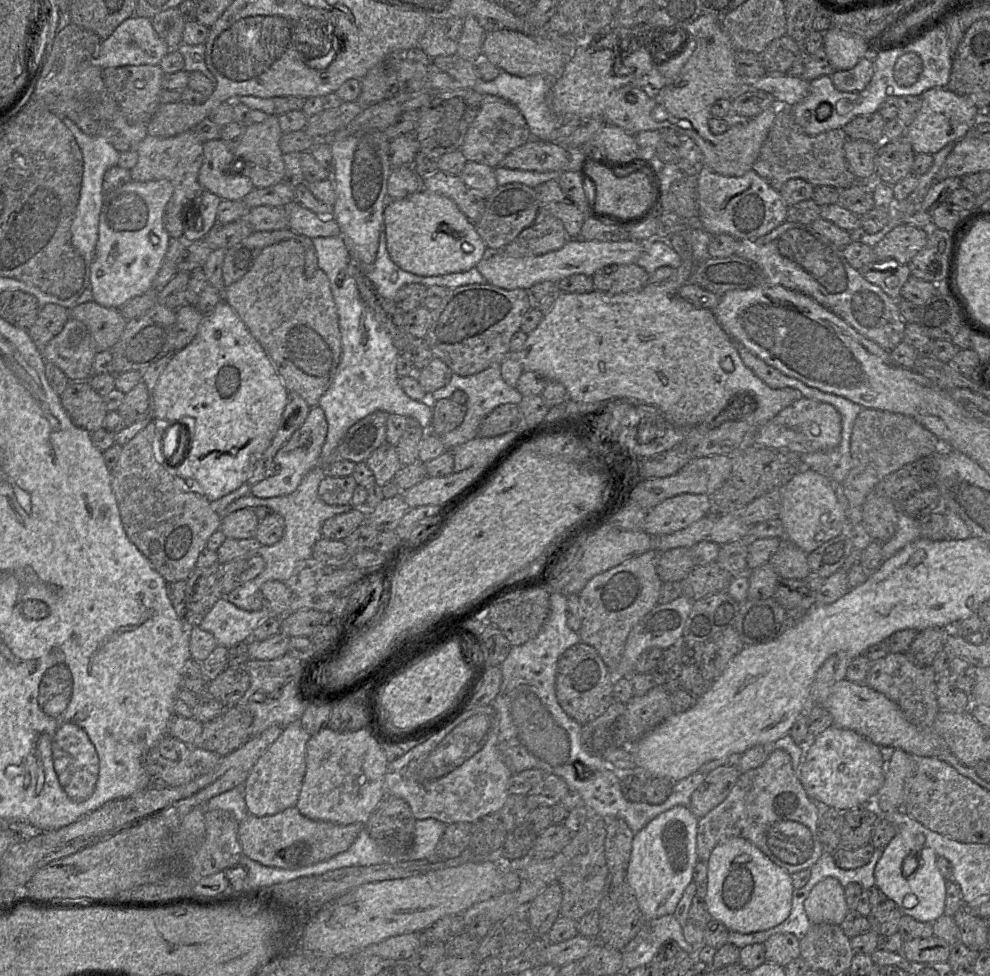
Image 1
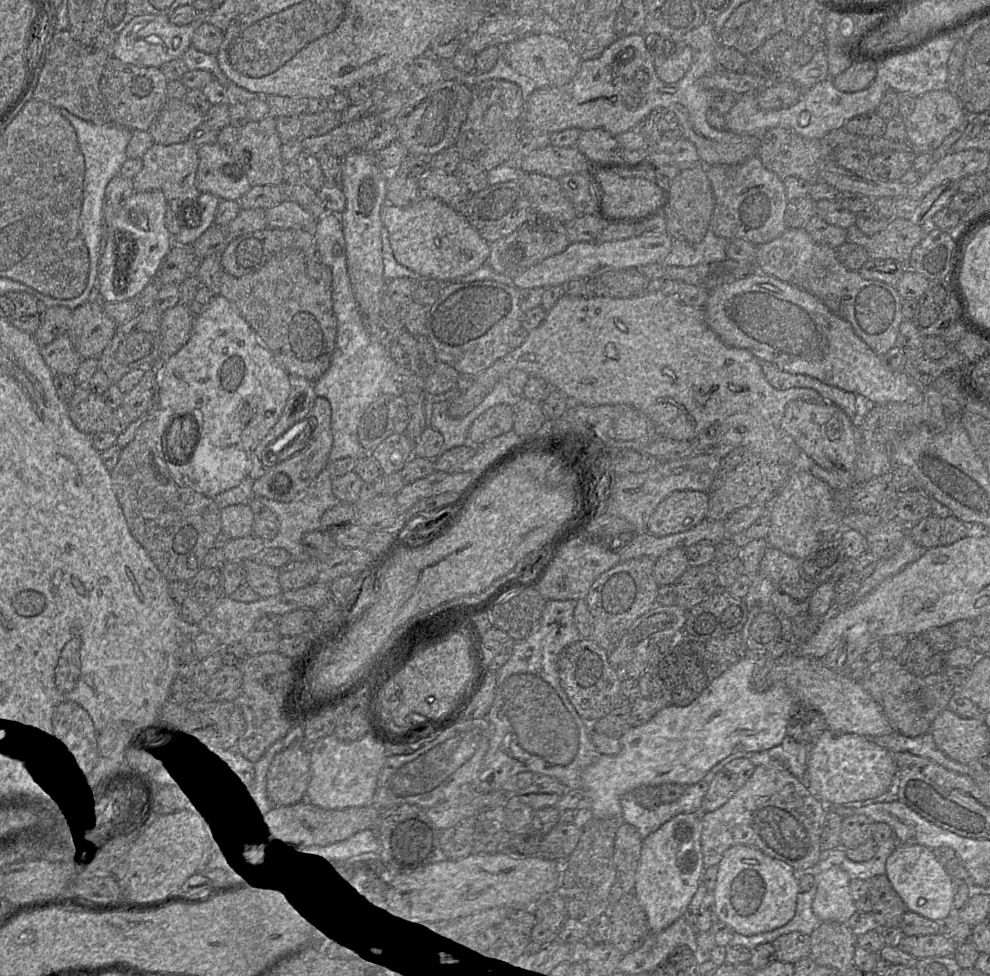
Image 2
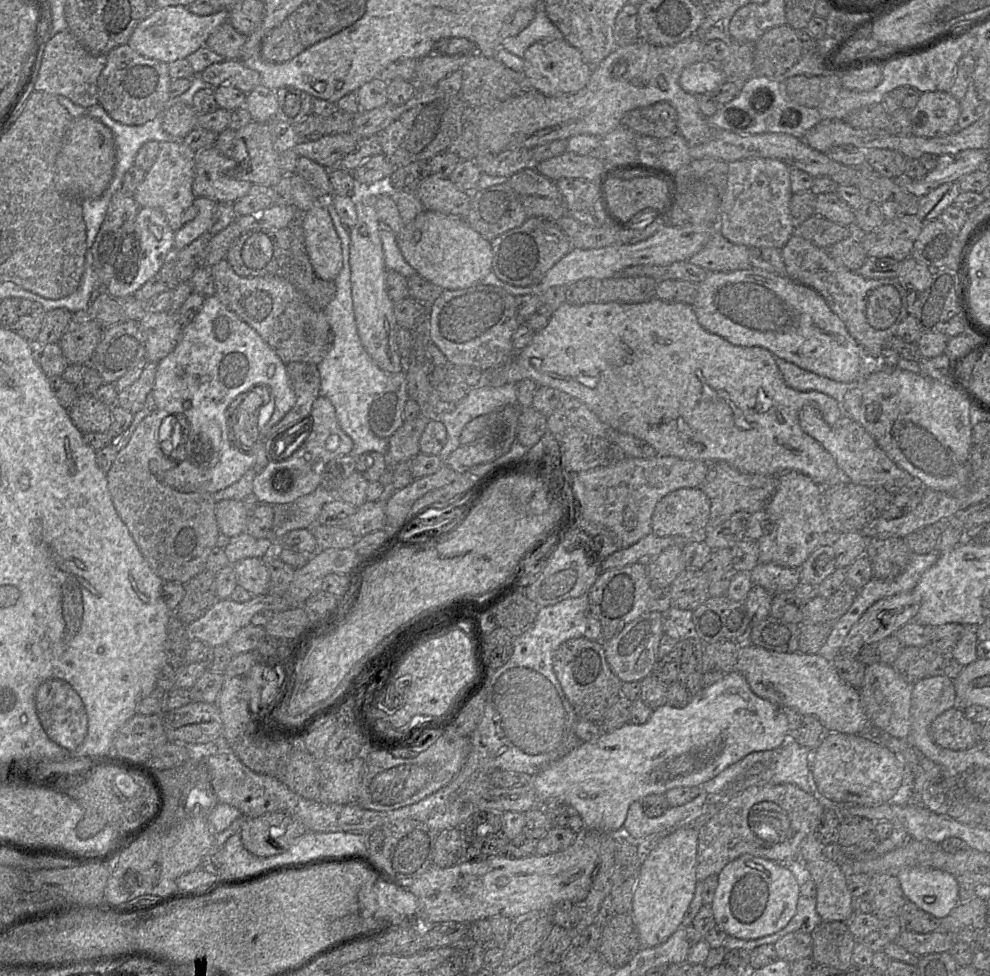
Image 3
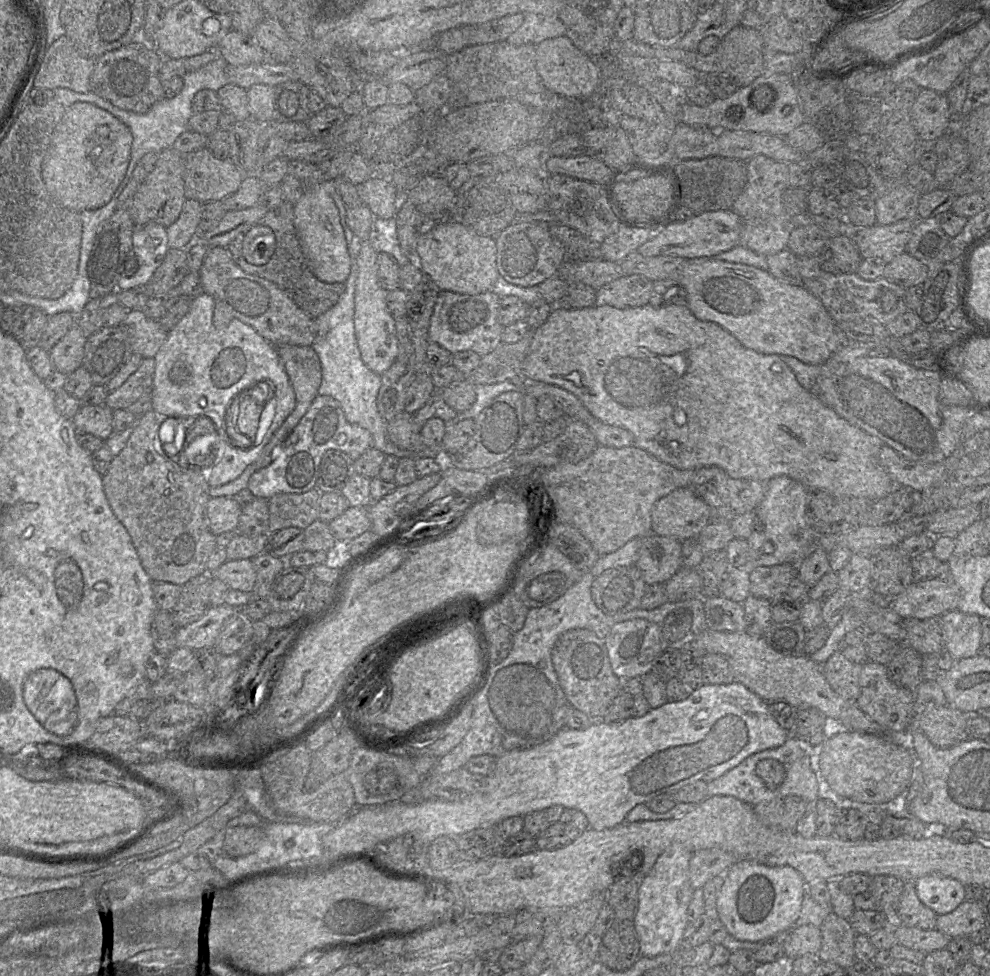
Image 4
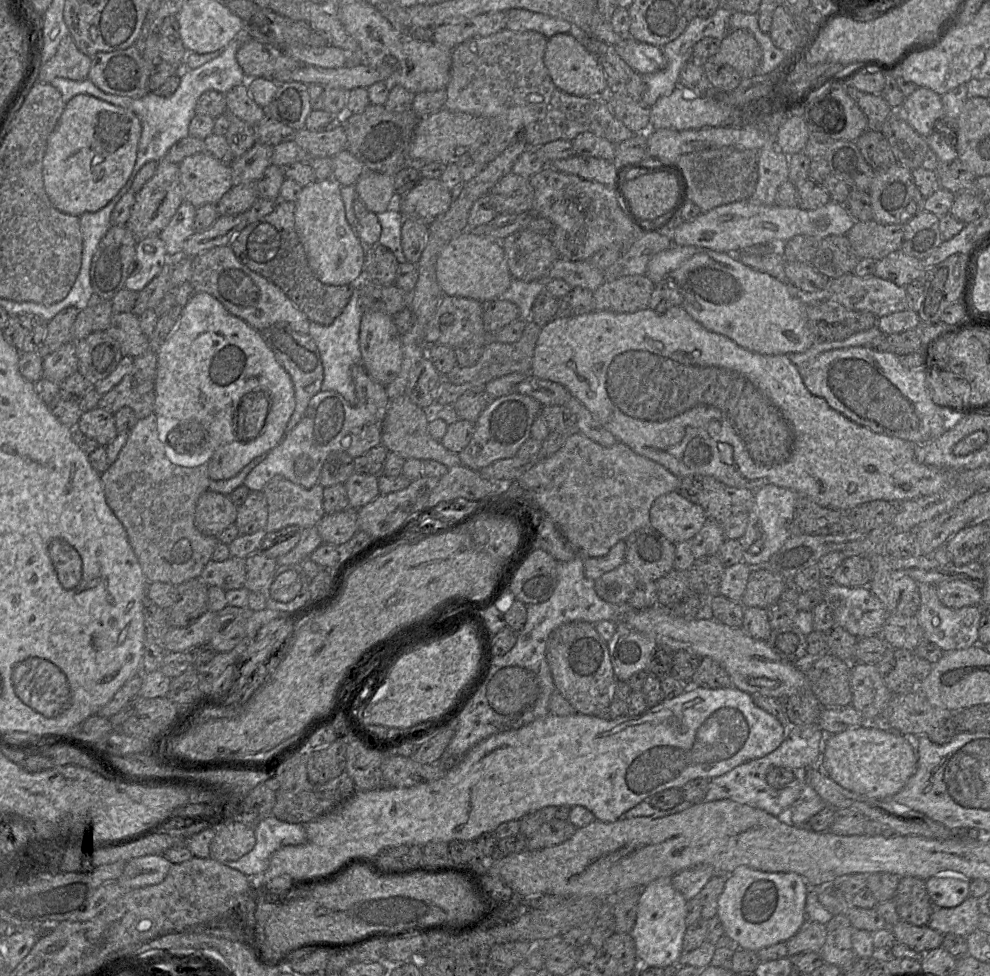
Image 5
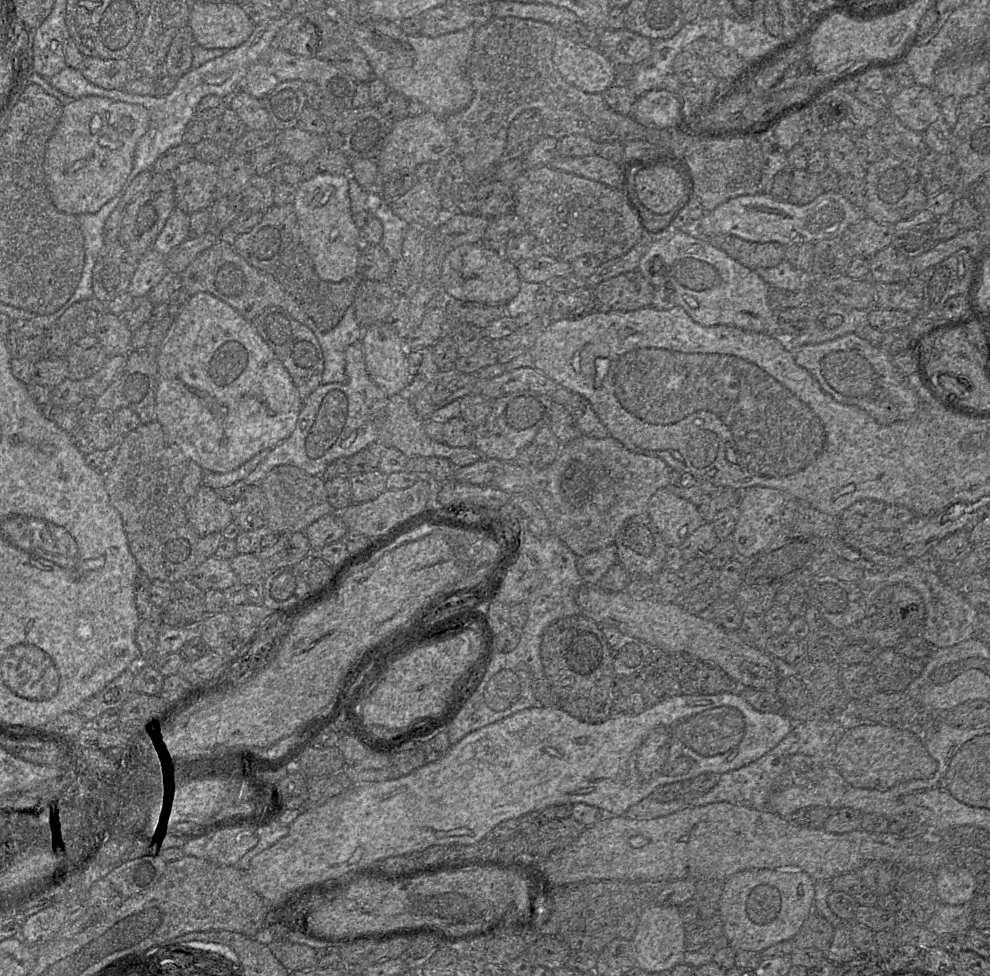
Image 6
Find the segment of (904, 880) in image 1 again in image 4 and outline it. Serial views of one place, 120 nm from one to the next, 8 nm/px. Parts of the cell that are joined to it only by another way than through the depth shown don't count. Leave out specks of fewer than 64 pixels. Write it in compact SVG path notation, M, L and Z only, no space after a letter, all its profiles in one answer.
M937 874L923 876L914 881L920 901L936 915L945 915L955 910L964 899L964 885Z

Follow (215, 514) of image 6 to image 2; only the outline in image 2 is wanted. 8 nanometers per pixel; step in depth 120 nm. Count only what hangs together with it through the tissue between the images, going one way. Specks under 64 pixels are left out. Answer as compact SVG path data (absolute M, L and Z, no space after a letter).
M248 503L236 504L220 510L221 533L229 539L253 535L255 516Z

